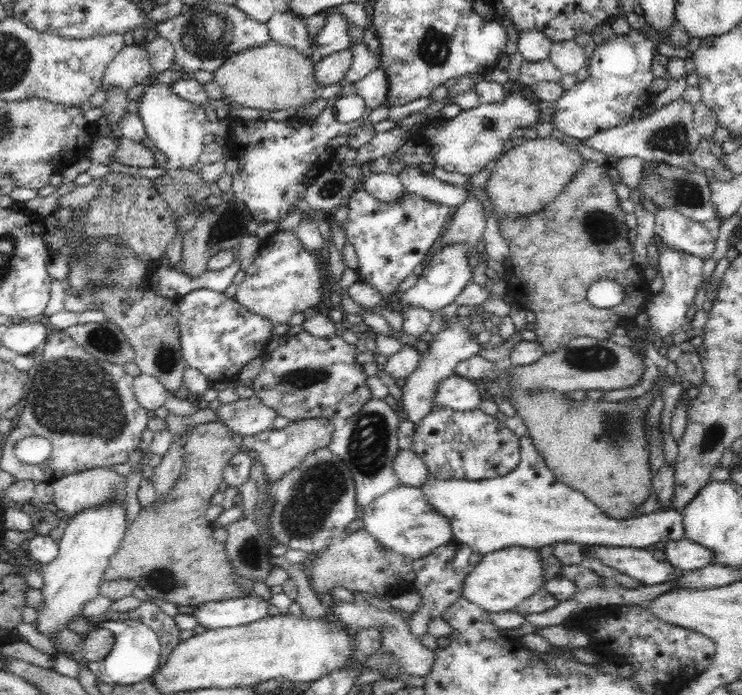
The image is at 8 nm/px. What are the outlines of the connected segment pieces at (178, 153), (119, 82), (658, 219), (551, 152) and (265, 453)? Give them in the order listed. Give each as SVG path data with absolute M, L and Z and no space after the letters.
M156 82L144 88L143 95L138 99L138 114L148 137L154 146L166 155L165 169L191 169L199 167L199 158L205 146L206 113L203 106L180 98L173 93L171 83Z
M126 46L110 62L102 79L102 88L125 88L128 90L140 84L146 76L152 74L152 63L148 50L142 46Z
M657 208L655 214L655 236L659 236L674 250L684 250L686 254L710 258L714 252L716 239L704 227L673 208Z
M552 137L529 139L510 148L495 160L494 170L487 180L488 195L493 202L493 217L516 218L519 215L535 215L546 204L550 204L565 190L566 184L574 178L585 158L568 144Z
M326 418L303 419L300 421L290 421L286 428L282 430L266 430L255 436L243 438L243 449L248 449L264 467L265 485L278 480L284 473L296 468L302 460L312 451L326 448L330 445L333 433L339 424L327 421Z

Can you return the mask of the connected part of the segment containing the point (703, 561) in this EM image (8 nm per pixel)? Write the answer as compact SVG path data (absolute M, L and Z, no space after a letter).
M686 538L669 540L663 551L666 553L665 561L680 570L698 570L713 561L713 552L709 548Z

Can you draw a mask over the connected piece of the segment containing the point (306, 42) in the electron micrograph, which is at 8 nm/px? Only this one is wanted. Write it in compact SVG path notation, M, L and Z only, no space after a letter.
M276 11L272 18L266 22L272 42L290 46L303 54L313 54L313 40L306 30L306 22L302 17L294 16L294 13Z

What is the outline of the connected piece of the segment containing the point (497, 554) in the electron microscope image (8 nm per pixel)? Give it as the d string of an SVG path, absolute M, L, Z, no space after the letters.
M508 546L483 555L465 576L461 596L486 612L506 612L515 609L532 593L545 586L542 559L537 547Z

